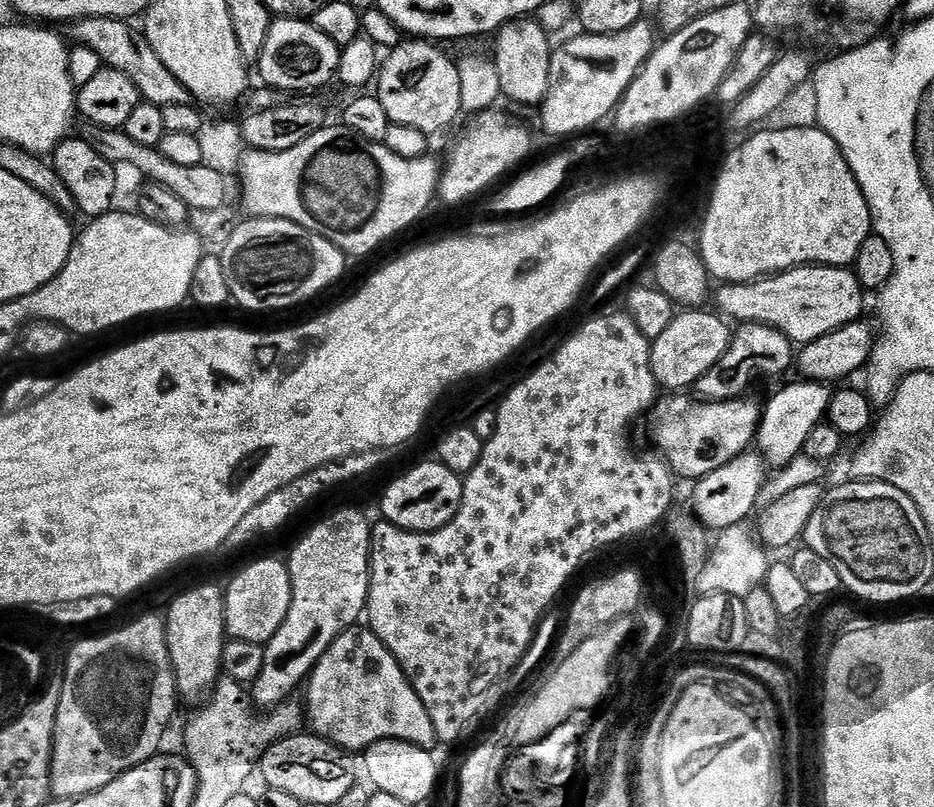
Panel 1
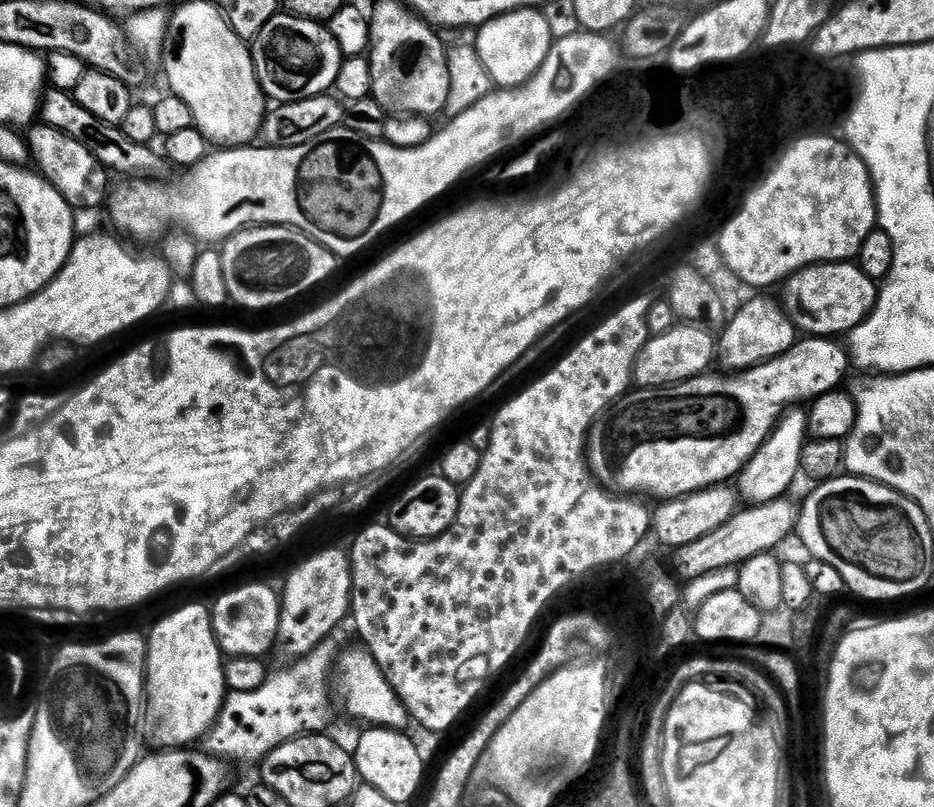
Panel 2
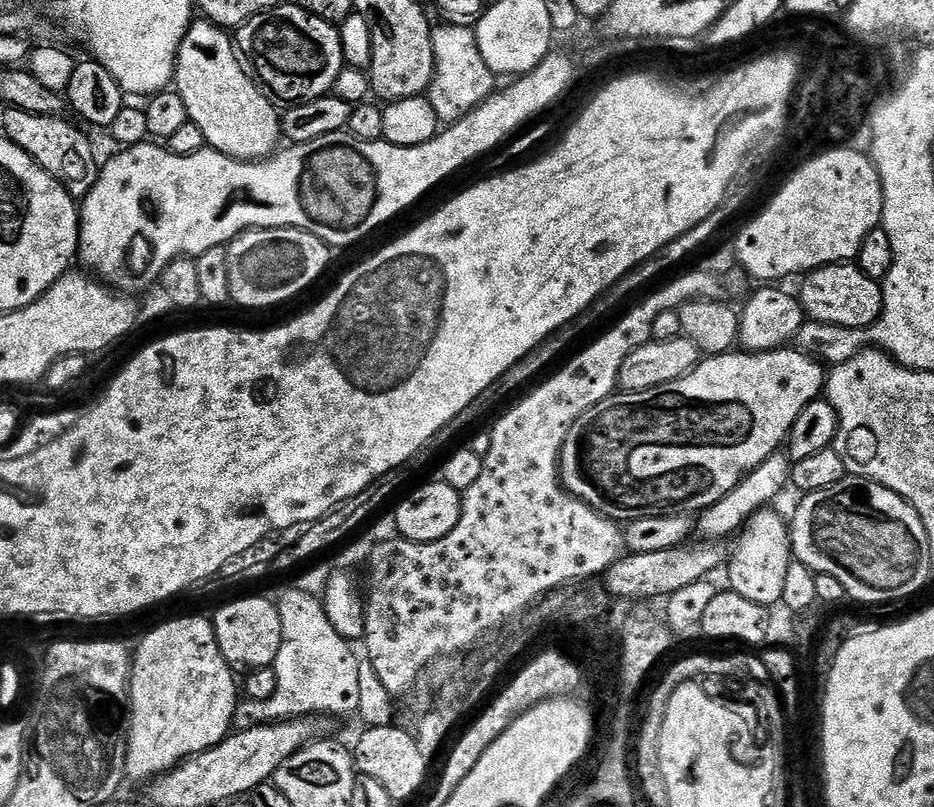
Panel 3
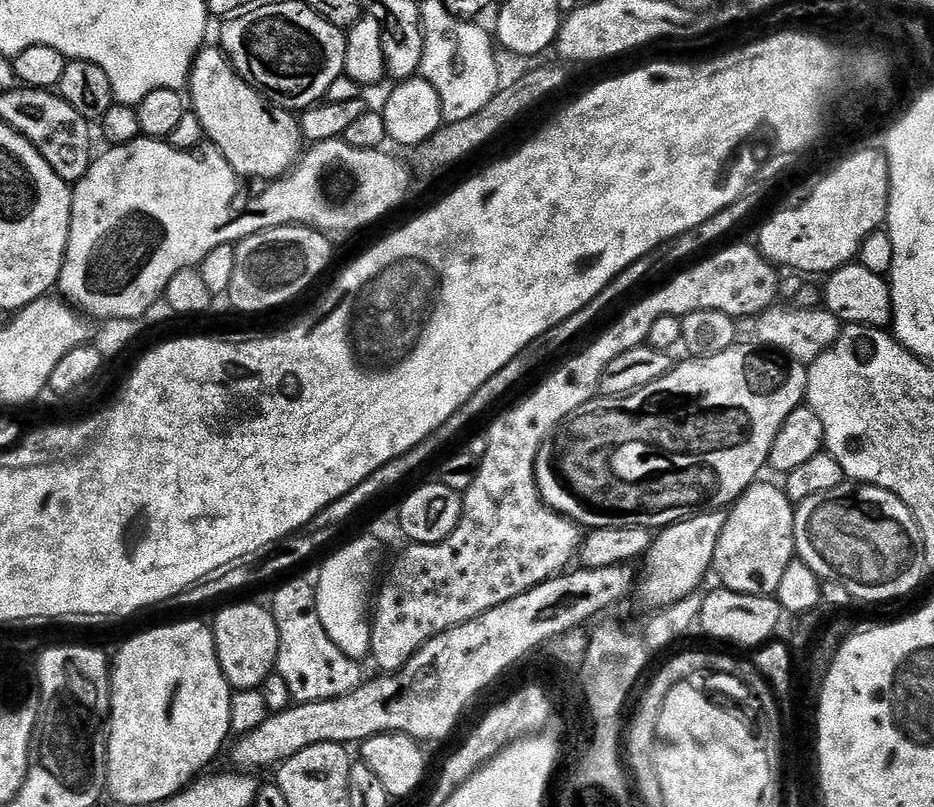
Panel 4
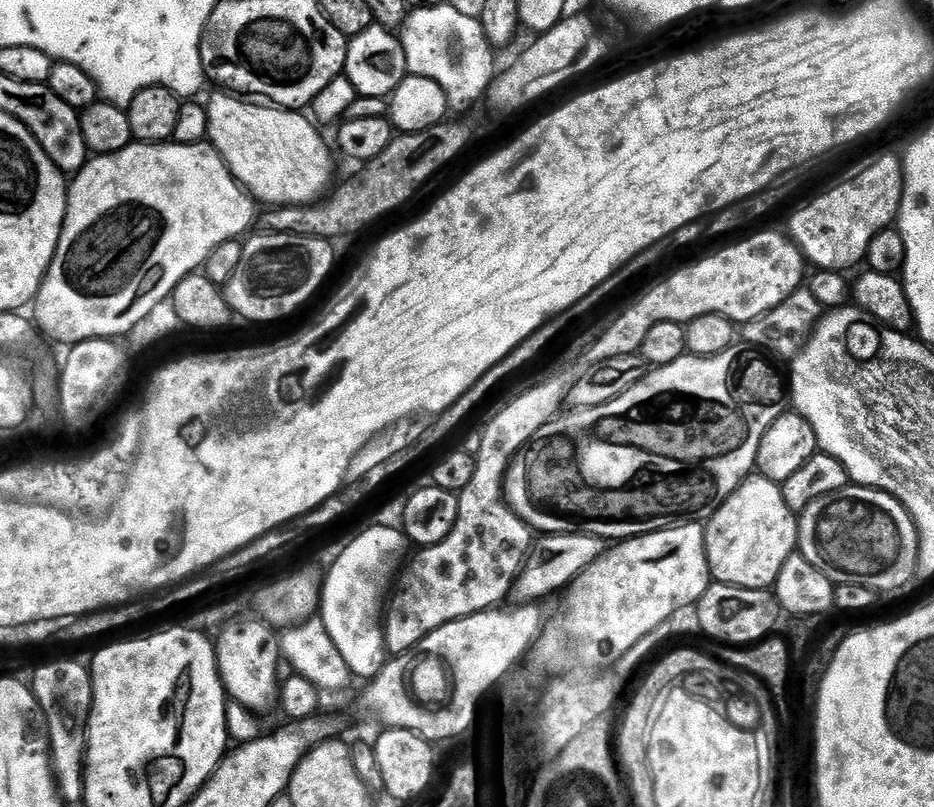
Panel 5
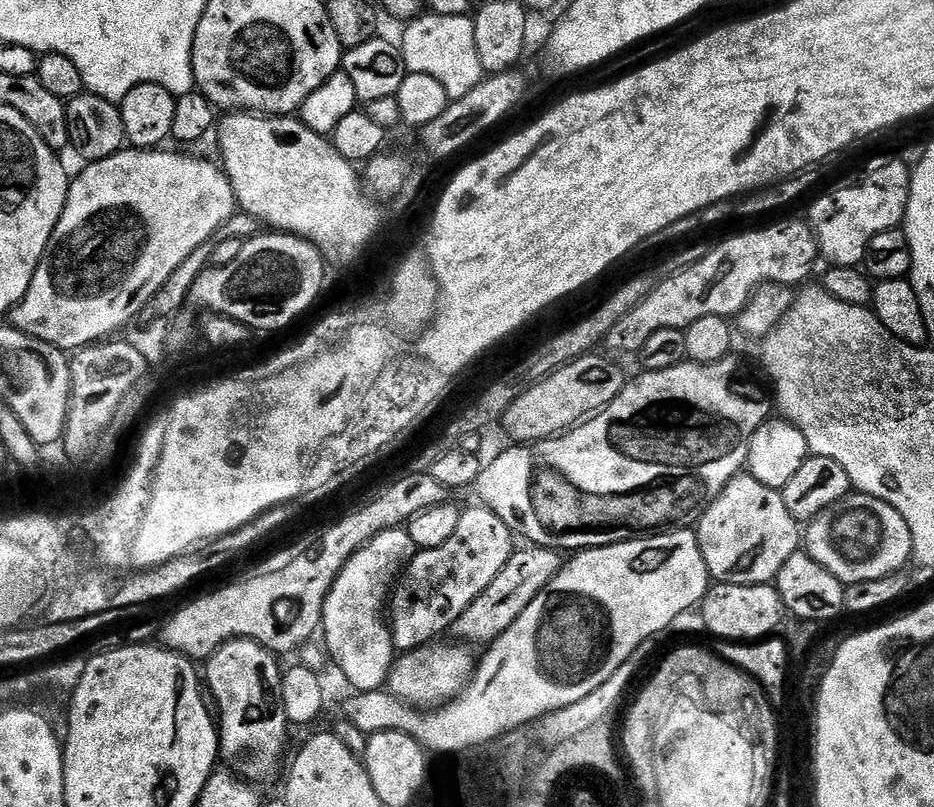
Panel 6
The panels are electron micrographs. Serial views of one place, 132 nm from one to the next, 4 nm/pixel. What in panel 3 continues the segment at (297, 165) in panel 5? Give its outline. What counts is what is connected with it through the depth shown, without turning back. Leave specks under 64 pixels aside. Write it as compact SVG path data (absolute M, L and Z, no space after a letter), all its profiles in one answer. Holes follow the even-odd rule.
M197 19L182 38L176 58L174 88L180 93L182 102L186 102L189 121L202 130L207 147L235 160L251 161L265 159L277 151L282 140L281 113L277 105L248 75L233 37L211 20Z

